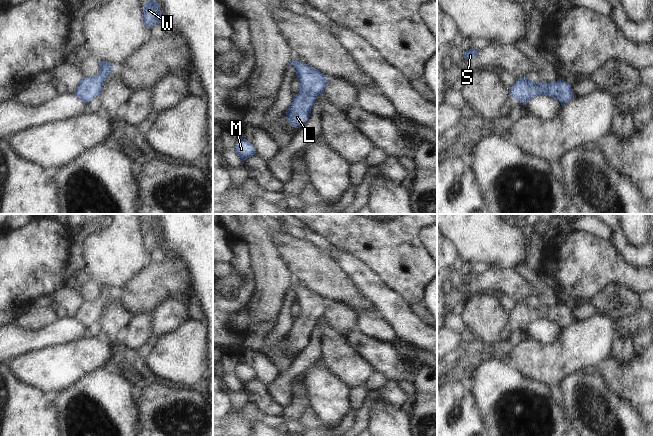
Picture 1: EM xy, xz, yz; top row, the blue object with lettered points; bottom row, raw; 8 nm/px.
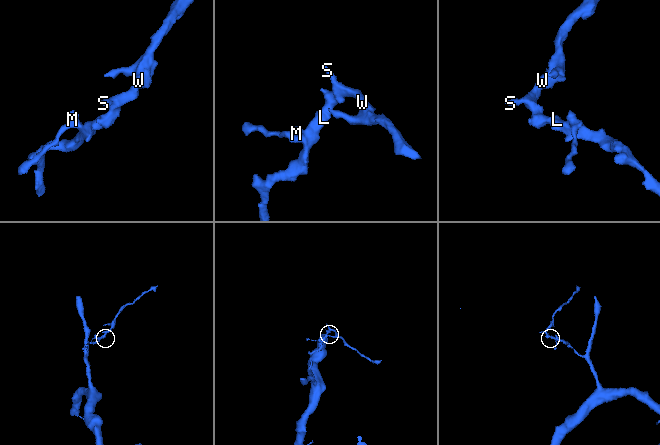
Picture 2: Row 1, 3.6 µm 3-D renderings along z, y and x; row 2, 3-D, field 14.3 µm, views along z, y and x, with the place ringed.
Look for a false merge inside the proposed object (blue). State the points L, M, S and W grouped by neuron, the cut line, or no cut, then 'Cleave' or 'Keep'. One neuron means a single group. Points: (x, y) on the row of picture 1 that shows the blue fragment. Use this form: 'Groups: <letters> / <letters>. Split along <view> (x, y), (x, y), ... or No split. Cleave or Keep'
Groups: L M S W. No split. Keep.

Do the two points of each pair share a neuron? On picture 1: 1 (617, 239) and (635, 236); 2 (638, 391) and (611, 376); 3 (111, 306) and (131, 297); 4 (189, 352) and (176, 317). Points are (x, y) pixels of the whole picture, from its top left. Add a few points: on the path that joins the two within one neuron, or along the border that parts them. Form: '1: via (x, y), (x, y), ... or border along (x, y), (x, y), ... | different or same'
1: border along (620, 224), (626, 239), (631, 244), (642, 247) | different
2: via (631, 384), (618, 376) | same
3: border along (113, 294), (114, 298), (132, 316) | different
4: border along (188, 317), (177, 328), (158, 336) | different

